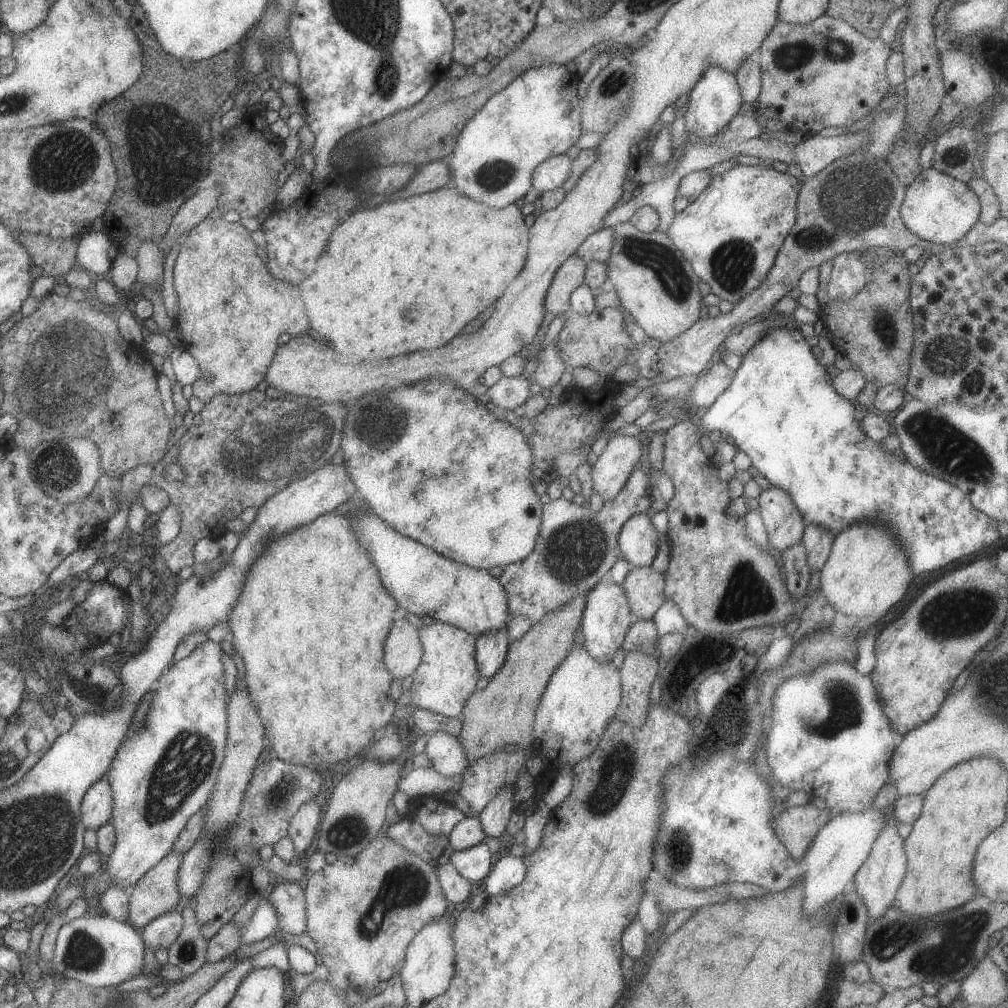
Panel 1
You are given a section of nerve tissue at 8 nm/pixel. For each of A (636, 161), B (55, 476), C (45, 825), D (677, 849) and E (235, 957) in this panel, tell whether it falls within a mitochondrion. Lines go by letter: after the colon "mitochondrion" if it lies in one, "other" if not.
A: other
B: mitochondrion
C: mitochondrion
D: mitochondrion
E: other

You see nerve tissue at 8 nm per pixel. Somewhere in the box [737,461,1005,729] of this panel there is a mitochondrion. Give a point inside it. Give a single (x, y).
(956, 616)

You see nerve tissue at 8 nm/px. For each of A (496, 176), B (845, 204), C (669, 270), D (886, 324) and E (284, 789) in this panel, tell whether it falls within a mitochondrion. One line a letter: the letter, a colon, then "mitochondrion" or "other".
A: mitochondrion
B: mitochondrion
C: mitochondrion
D: mitochondrion
E: mitochondrion

